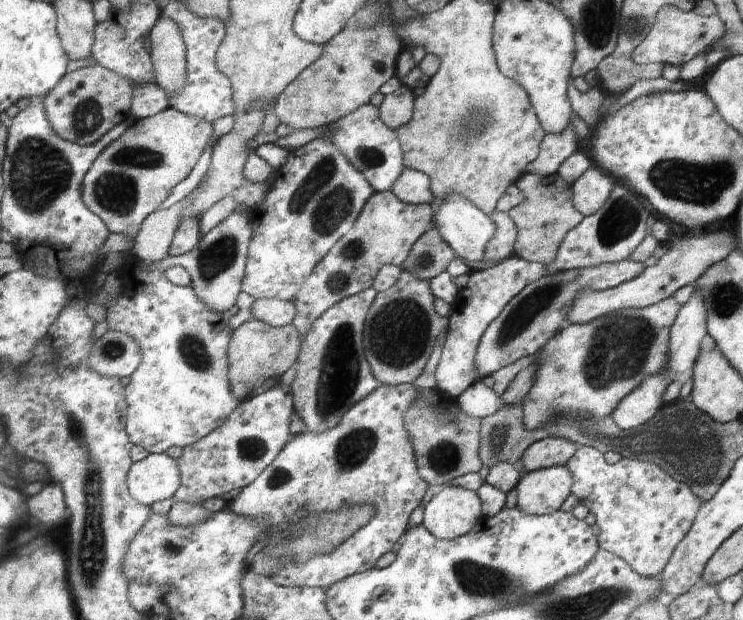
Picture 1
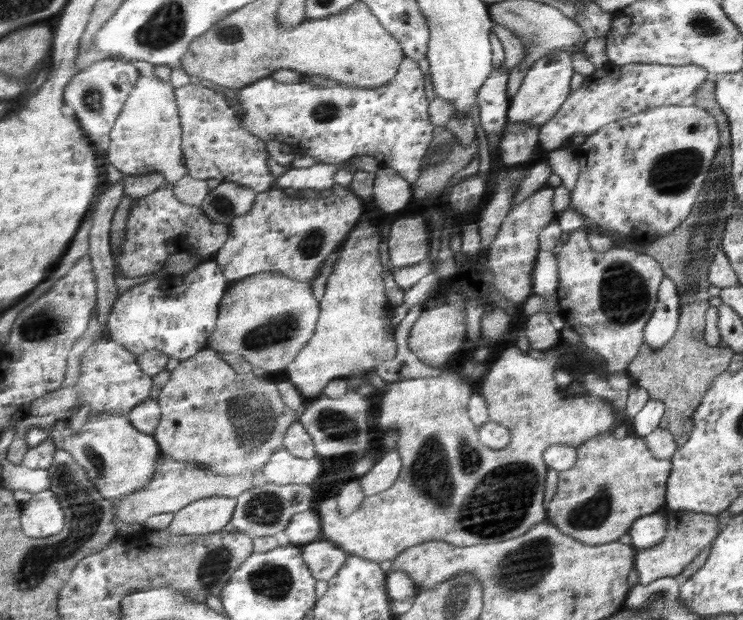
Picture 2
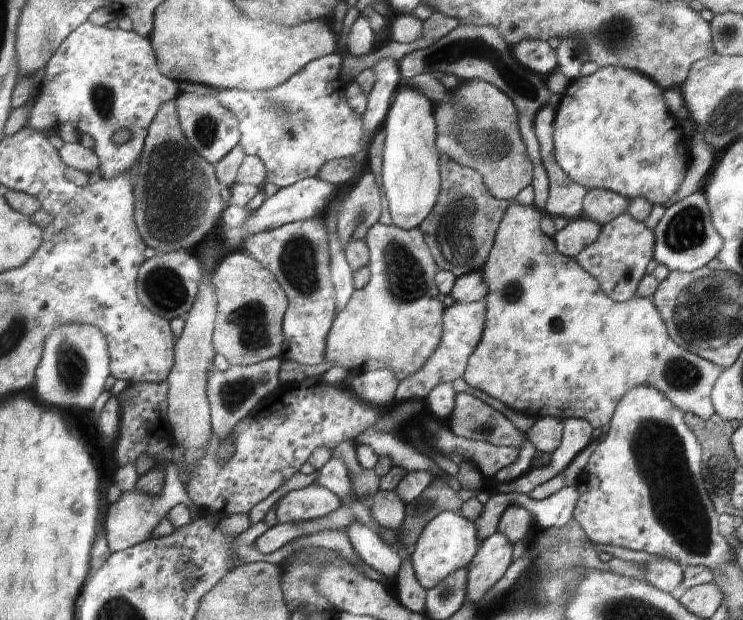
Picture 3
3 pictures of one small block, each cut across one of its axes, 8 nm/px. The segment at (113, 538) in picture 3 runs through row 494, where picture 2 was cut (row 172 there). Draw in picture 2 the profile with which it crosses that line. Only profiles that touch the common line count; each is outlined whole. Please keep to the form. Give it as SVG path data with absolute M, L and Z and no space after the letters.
M141 74L135 91L126 103L125 109L117 120L113 133L113 145L110 147L110 154L107 156L109 163L114 165L124 174L140 176L151 172L161 172L167 176L167 180L176 183L185 176L191 174L190 169L184 164L183 155L183 125L180 116L177 88L171 83L158 79L155 75L151 77Z

